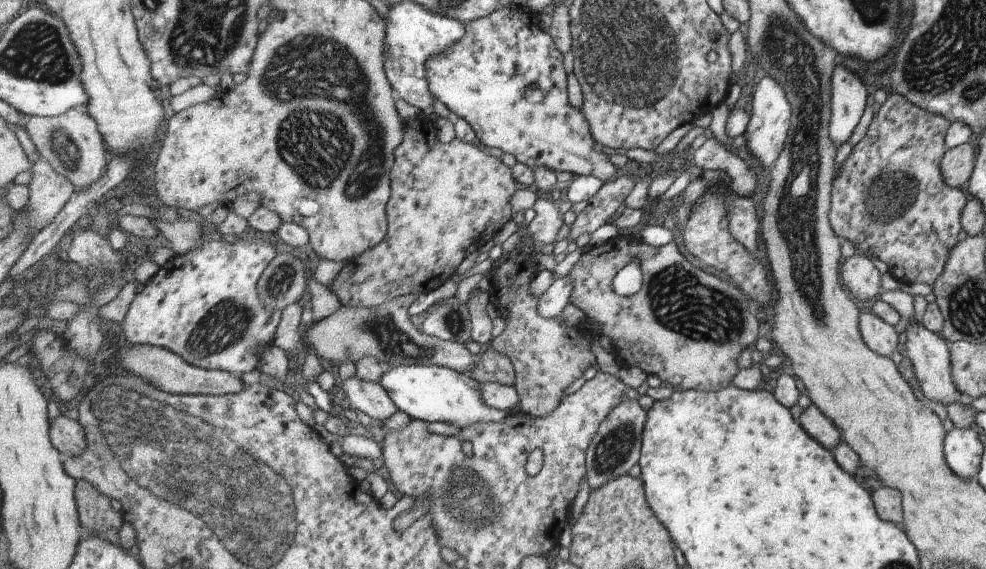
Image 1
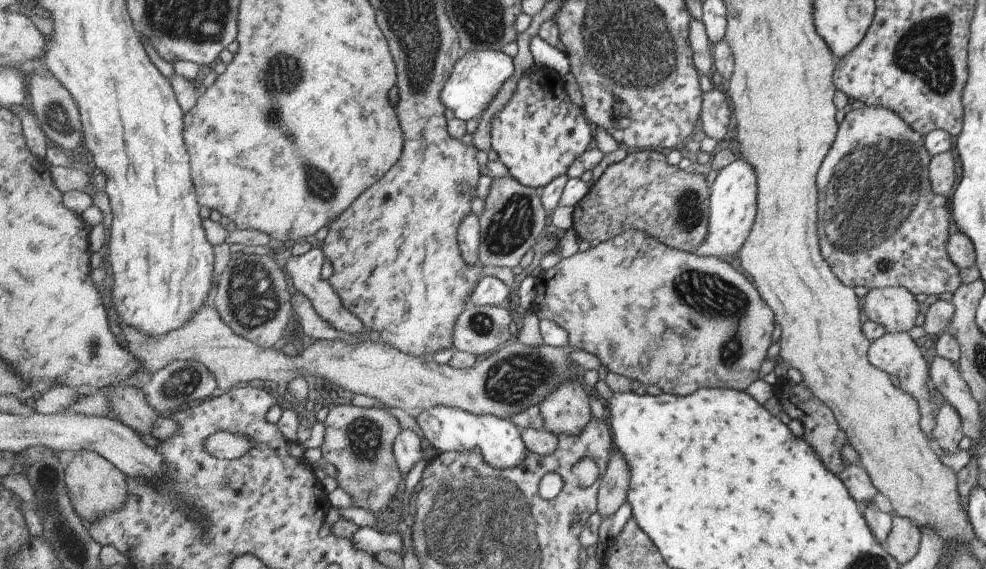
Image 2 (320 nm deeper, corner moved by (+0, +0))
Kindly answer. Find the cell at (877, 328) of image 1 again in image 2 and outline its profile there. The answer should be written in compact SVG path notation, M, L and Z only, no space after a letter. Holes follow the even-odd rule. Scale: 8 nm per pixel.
M885 333L870 342L866 355L871 366L883 370L889 376L896 376L900 381L901 390L916 400L920 412L920 427L924 435L929 438L929 442L933 442L931 434L936 415L933 414L933 404L931 404L929 388L927 388L929 380L927 363L921 357L919 350L919 343L915 342L908 333Z

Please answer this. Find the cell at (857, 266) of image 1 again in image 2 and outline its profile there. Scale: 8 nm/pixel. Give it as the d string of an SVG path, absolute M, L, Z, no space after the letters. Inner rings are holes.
M885 287L868 290L863 297L863 310L870 321L884 328L885 333L908 333L914 327L920 304L906 288Z

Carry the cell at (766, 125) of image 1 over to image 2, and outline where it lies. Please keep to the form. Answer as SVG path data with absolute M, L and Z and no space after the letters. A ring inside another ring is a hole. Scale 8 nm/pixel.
M740 155L733 162L725 165L725 168L717 173L713 184L706 189L706 201L708 205L707 232L701 244L697 247L693 246L693 250L688 252L700 257L715 257L717 260L721 258L721 261L729 256L737 256L738 250L743 246L751 230L756 215L756 176L752 165L749 165L748 161L745 161Z

